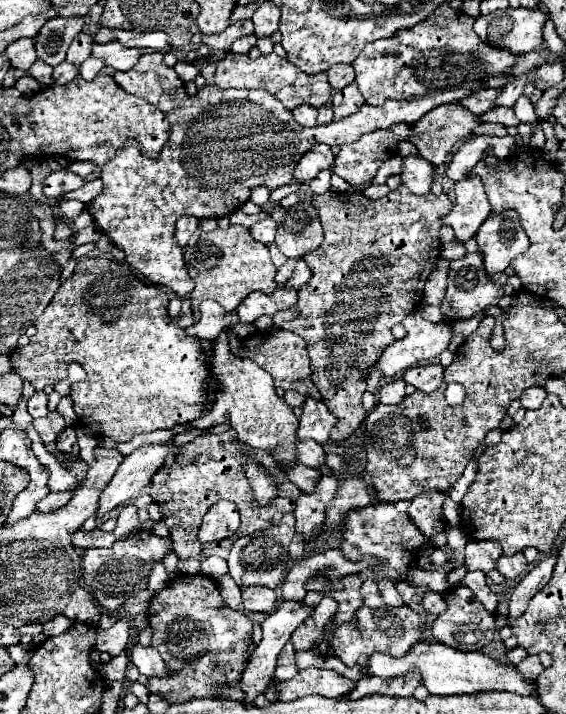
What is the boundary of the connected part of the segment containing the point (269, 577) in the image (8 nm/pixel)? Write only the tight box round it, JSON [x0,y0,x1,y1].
[229,512,295,588]

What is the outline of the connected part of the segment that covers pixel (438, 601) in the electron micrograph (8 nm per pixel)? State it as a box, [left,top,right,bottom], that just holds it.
[423,592,447,616]

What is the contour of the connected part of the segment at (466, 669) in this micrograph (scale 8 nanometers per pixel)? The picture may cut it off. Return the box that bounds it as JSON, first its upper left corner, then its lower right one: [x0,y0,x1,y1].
[367,642,535,696]

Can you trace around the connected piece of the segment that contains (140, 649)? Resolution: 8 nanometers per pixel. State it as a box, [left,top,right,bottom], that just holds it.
[129,642,165,676]

